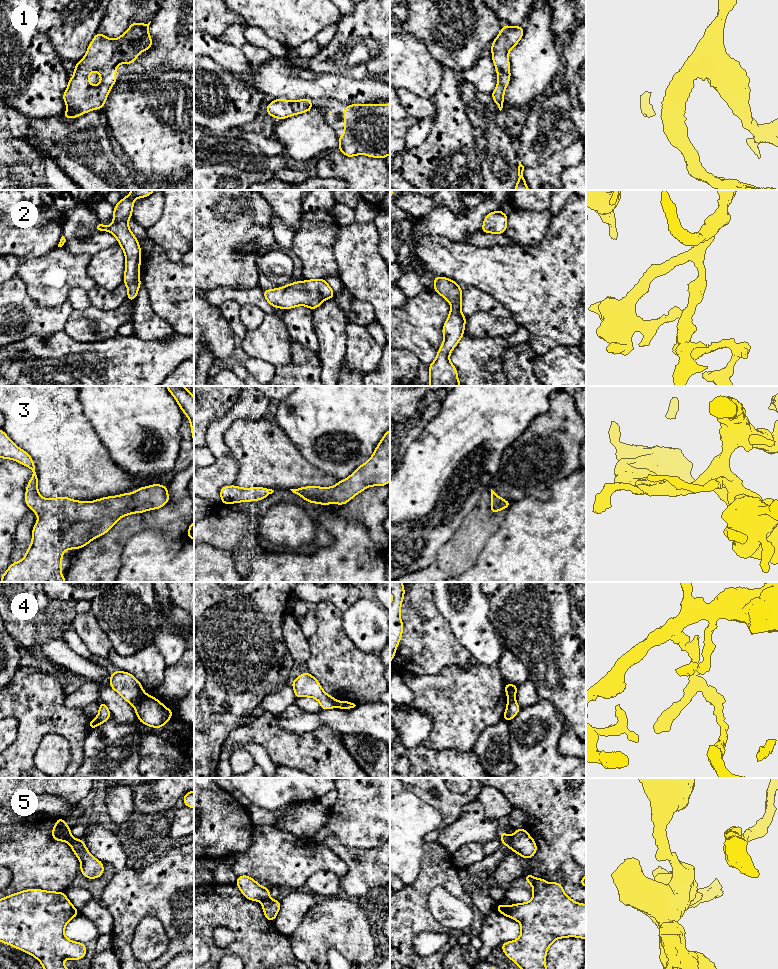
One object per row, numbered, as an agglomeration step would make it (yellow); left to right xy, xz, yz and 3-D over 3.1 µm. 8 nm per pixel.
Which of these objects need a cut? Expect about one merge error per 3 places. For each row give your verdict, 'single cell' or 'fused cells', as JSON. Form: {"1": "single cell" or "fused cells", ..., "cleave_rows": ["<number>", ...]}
{"1": "single cell", "2": "single cell", "3": "single cell", "4": "fused cells", "5": "fused cells", "cleave_rows": ["4", "5"]}

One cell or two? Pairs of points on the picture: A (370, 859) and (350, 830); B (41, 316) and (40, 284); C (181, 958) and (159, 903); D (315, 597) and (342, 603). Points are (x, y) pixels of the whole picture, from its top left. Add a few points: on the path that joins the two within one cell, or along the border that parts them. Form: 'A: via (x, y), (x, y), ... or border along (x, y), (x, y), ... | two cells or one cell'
A: border along (340, 841), (348, 847), (355, 848), (379, 846) | two cells
B: border along (25, 288), (40, 305), (54, 307), (64, 302) | two cells
C: border along (183, 951), (172, 958) | two cells
D: via (322, 595), (335, 596) | one cell

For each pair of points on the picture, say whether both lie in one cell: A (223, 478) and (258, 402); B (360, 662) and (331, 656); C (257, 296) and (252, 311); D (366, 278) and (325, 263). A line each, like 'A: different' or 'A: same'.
A: same
B: same
C: different
D: different

